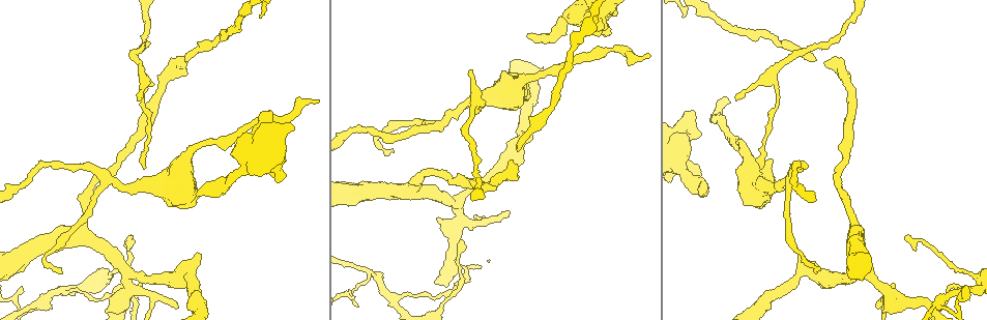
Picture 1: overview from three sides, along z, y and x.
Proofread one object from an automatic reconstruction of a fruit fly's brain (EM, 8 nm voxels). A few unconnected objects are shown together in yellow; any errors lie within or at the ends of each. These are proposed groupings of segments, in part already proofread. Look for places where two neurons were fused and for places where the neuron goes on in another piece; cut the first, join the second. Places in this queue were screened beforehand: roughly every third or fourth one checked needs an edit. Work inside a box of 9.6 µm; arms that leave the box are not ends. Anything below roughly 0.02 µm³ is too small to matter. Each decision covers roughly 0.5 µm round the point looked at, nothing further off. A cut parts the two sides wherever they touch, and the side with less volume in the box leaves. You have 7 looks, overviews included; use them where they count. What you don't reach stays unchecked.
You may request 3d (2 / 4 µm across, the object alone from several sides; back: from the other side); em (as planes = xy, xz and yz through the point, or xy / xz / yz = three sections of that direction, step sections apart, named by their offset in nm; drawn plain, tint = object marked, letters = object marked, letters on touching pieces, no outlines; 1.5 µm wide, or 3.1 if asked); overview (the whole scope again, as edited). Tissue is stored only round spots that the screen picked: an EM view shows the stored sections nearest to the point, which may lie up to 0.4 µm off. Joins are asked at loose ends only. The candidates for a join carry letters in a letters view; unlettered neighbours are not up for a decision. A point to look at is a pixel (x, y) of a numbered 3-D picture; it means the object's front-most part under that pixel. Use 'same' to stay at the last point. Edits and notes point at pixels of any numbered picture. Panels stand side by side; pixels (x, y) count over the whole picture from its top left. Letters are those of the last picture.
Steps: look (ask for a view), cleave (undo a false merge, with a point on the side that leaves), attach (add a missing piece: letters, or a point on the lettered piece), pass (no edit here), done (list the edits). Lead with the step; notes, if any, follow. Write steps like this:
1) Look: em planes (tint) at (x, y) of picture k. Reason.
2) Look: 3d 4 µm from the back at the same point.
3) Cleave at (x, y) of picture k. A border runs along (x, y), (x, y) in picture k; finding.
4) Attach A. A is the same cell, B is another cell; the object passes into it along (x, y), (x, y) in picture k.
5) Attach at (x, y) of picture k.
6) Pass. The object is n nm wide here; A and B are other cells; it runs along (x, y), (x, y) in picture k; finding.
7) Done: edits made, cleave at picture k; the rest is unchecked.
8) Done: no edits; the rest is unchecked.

Look: 3d 4 µm from the back at (468, 71) of picture 1. Free end.

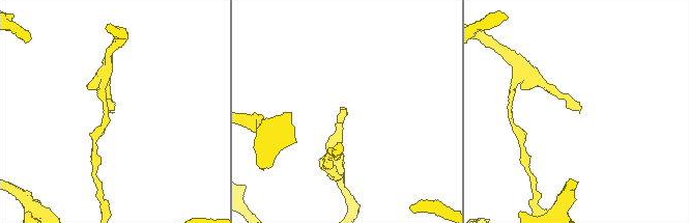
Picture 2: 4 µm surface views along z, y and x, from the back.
Look: em xz step 4 (letters) at (345, 111) of picture 2.

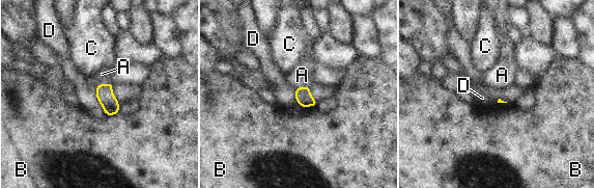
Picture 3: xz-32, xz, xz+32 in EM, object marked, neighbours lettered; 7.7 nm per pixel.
Attach A. A is the same cell, B, C and D are other cells; the object passes into it along (303, 97), (303, 87), (302, 75) in picture 3; the neuron continues.

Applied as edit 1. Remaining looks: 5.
Look: overview. See it whole again.

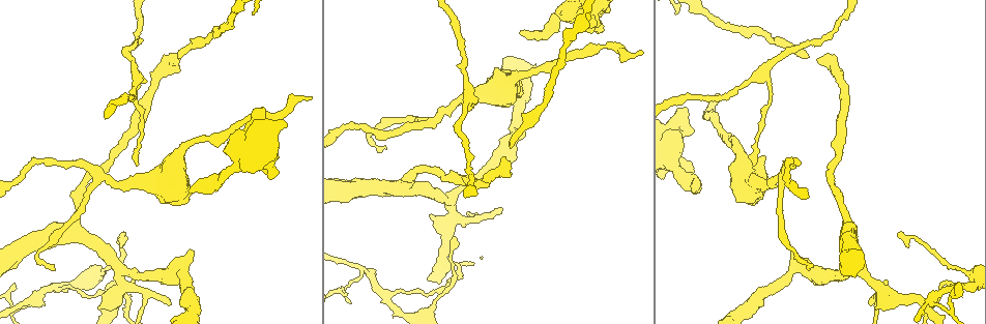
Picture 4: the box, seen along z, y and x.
Look: 3d 4 µm at (808, 267) of picture 4.

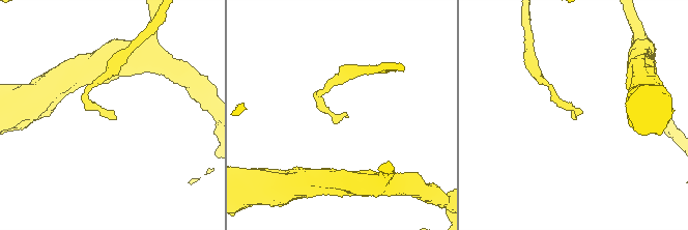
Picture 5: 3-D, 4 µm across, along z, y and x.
Look: em xz step 4 (letters) at (573, 116) of picture 5. Need the tissue.

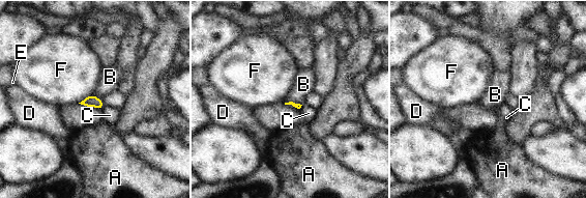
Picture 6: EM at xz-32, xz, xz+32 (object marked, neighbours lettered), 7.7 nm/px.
Look: em planes (letters) at the same point. Another direction.

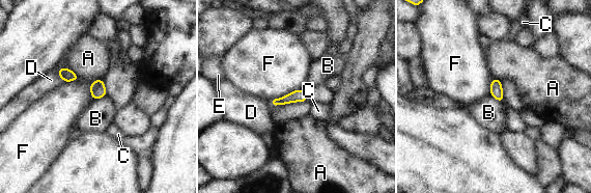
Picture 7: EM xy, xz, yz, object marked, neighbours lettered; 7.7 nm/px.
Pass. The object is 100 nm wide here; A, B, C, D, E and F are other cells; none of them fits.

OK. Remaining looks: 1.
Look: em planes (letters) at (39, 306) of picture 4. Abrupt turn.

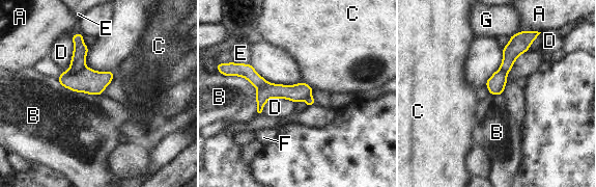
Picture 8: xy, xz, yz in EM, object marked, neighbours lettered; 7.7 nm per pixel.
Cleave at (78, 62) of picture 8. The object is 140 nm wide here; A, B, C, D, E, F and G are other cells; a border runs along (85, 67), (75, 73), (61, 75) in picture 8; two neurons meet here.

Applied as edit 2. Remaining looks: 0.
Done: edits made, attach at picture 3, cleave at picture 8; the rest is unchecked.

